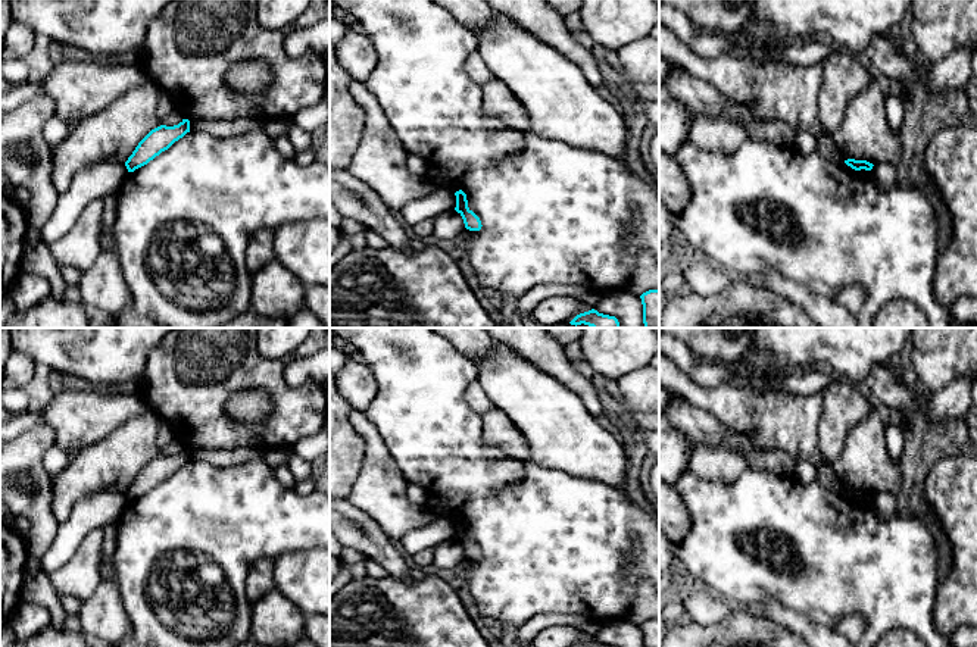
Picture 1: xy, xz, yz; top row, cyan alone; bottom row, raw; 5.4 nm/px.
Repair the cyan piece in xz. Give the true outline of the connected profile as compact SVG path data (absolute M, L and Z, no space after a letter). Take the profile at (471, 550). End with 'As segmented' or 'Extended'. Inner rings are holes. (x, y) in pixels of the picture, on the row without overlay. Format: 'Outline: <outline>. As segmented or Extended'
Outline: M459 519L455 522L456 525L456 537L455 540L462 546L465 557L469 560L480 560L481 550L480 547L468 537L466 523Z. As segmented

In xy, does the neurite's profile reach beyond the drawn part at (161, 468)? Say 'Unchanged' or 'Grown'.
Unchanged

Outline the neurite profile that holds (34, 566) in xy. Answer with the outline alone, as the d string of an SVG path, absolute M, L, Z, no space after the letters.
M29 557L24 573L24 585L28 584L38 573L43 573L41 560Z

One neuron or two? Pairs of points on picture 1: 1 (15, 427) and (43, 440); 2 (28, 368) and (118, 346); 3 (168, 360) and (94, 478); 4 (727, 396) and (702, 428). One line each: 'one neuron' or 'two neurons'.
1: two neurons
2: two neurons
3: two neurons
4: two neurons

